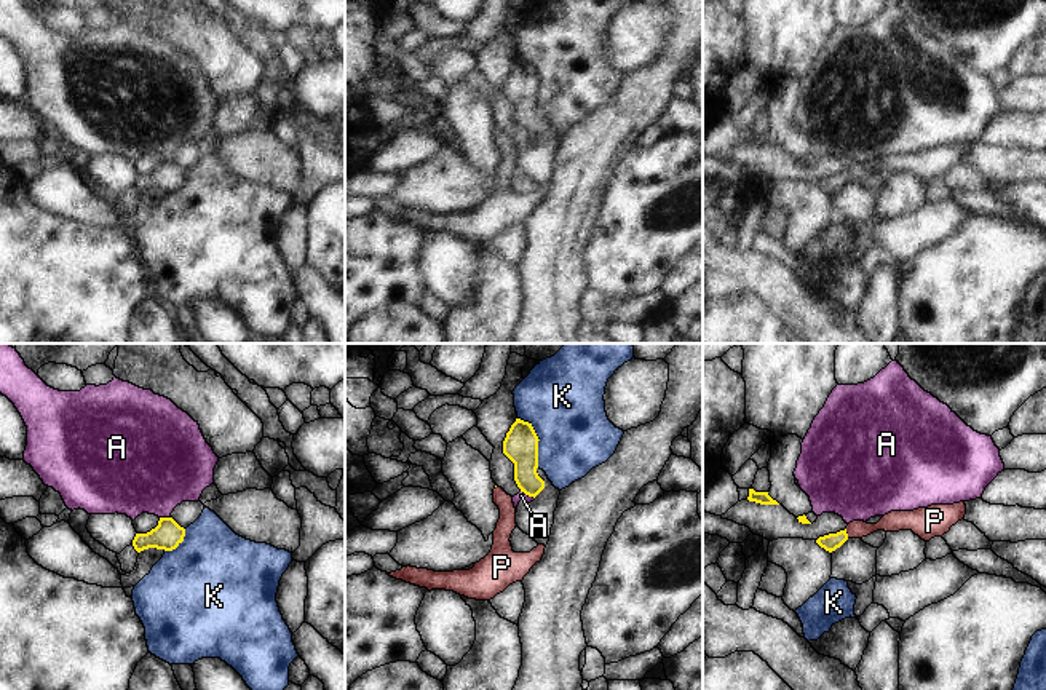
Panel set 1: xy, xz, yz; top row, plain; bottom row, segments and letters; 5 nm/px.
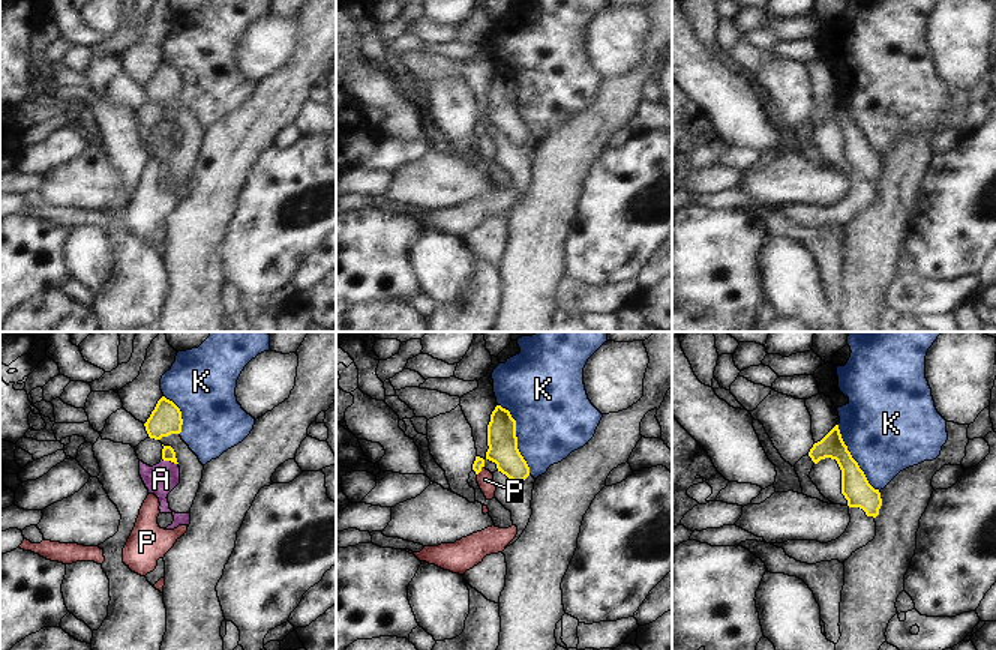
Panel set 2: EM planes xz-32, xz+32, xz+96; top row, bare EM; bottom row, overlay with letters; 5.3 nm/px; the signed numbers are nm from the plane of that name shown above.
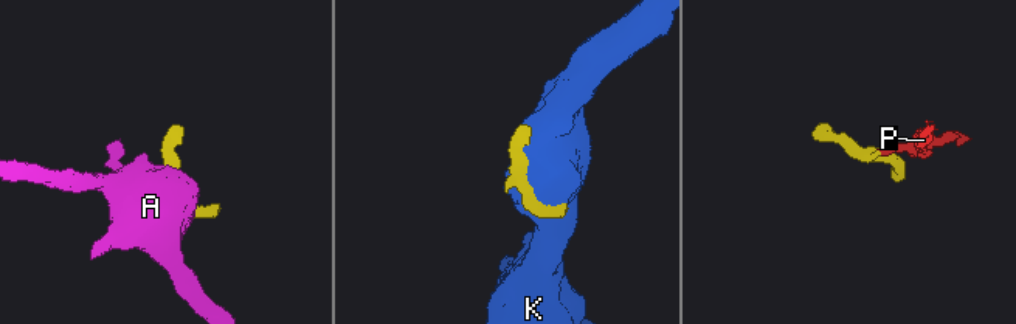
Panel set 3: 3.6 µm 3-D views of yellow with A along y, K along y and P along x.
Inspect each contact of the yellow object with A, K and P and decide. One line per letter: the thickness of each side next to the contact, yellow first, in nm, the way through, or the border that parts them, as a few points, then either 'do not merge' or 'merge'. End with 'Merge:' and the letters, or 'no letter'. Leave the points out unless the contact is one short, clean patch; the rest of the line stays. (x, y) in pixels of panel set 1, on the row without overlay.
A: 180 nm thick on the yellow side, 50 nm on the other; border along xz (521, 133), (534, 141); do not merge
K: 180 nm thick on the yellow side, 400 nm on the other; do not merge
P: 90 nm thick on the yellow side, 110 nm on the other; runs through yz (831, 184), (847, 176), (895, 163); merge
Merge: P

